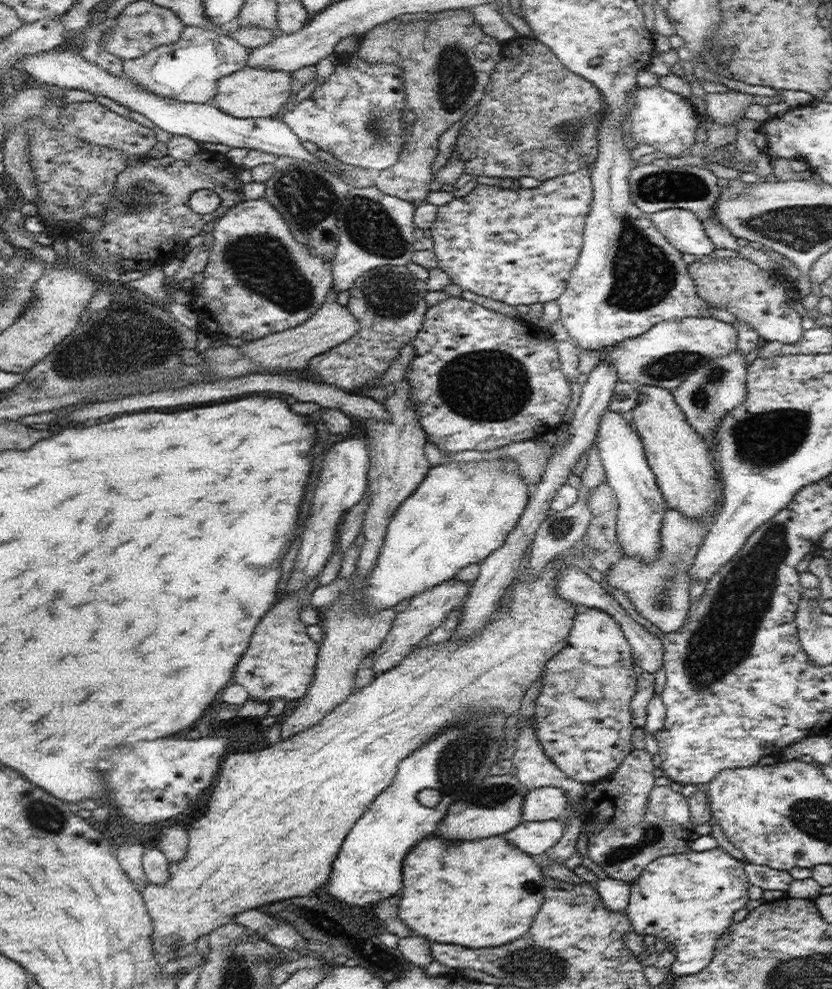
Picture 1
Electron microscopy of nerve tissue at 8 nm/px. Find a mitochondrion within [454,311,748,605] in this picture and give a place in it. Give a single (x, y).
(671, 367)

